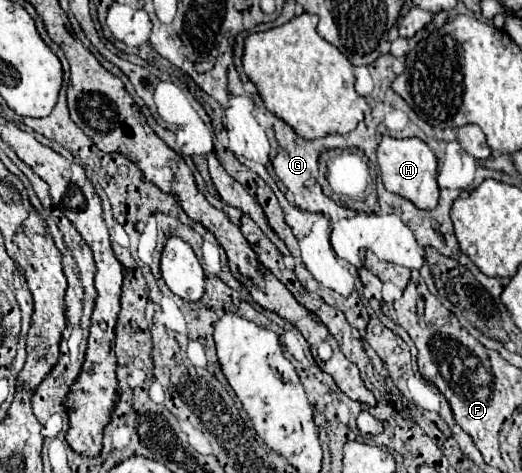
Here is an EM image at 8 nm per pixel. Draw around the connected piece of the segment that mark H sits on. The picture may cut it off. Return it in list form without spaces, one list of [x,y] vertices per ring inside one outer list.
[[[388,135],[382,137],[378,149],[378,165],[380,165],[380,175],[384,181],[384,187],[390,193],[396,193],[408,201],[412,201],[418,209],[434,209],[438,205],[440,189],[436,183],[436,167],[438,159],[432,153],[432,149],[422,141],[422,139],[392,139]]]

